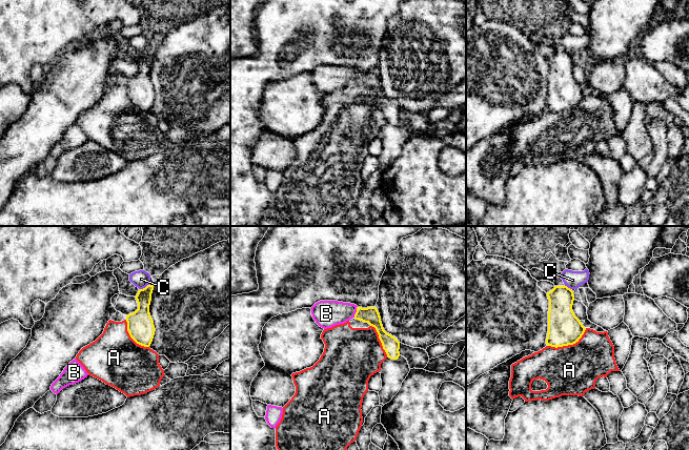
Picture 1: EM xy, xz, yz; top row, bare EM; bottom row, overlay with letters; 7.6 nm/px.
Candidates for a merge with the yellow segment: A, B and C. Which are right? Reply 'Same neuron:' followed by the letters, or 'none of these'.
Same neuron: B

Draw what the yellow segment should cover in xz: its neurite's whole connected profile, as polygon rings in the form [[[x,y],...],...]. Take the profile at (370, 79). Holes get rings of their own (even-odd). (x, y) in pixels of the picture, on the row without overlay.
[[[320,65],[310,74],[316,87],[324,94],[344,88],[352,82],[368,87],[376,93],[387,121],[391,124],[399,123],[400,106],[384,95],[380,78],[376,71],[362,73],[350,67]]]

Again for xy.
[[[147,49],[143,54],[139,54],[135,61],[138,67],[138,74],[126,80],[127,96],[130,102],[139,109],[149,111],[154,100],[155,90],[149,78],[149,69],[154,49]]]

